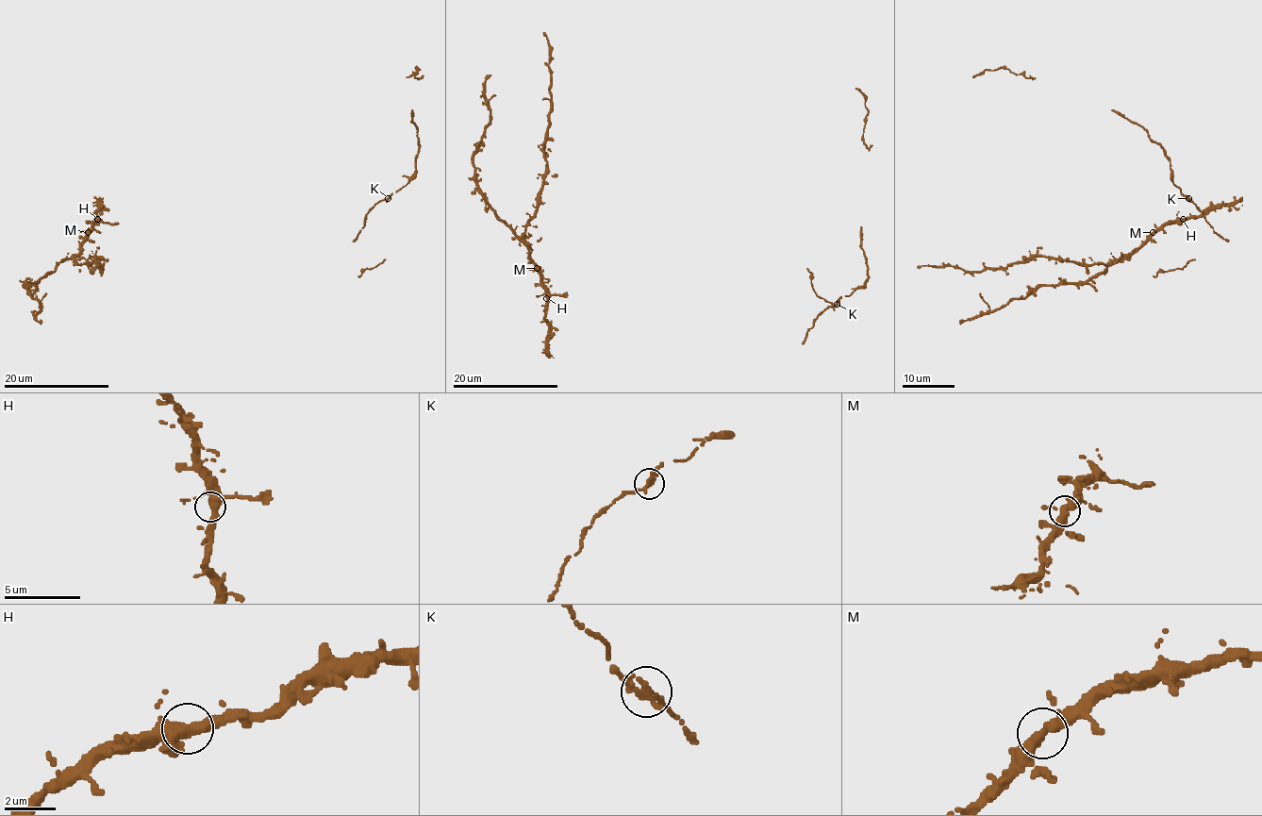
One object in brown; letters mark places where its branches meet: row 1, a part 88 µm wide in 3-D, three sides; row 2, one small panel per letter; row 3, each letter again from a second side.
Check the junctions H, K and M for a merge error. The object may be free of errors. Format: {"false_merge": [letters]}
{"false_merge": []}

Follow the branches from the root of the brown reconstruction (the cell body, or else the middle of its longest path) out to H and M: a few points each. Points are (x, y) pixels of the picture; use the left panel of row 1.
H: (76, 256), (80, 242), (97, 219)
M: (76, 256), (88, 232)

